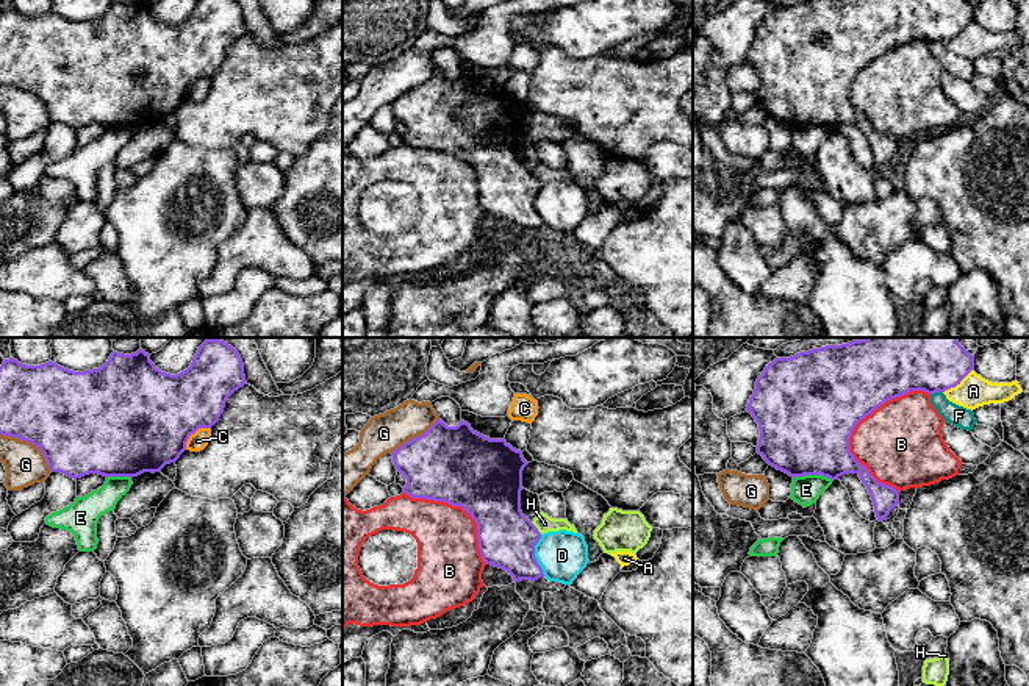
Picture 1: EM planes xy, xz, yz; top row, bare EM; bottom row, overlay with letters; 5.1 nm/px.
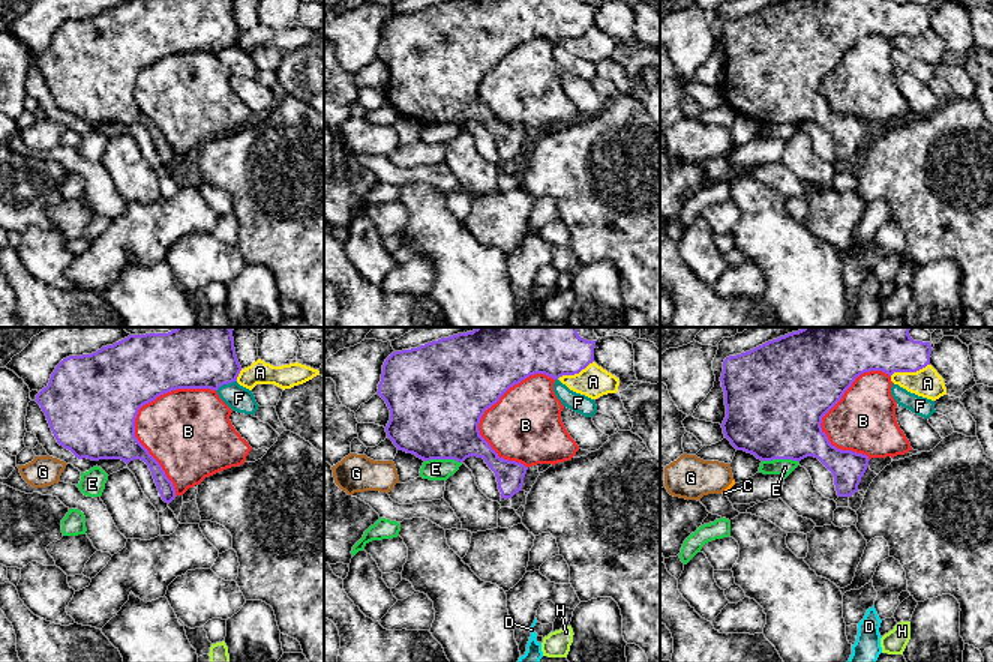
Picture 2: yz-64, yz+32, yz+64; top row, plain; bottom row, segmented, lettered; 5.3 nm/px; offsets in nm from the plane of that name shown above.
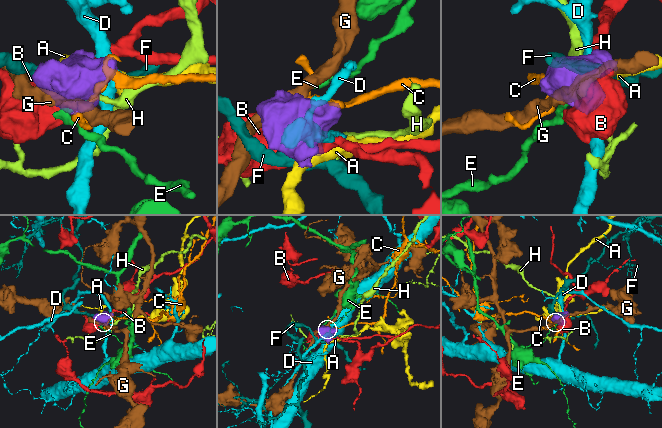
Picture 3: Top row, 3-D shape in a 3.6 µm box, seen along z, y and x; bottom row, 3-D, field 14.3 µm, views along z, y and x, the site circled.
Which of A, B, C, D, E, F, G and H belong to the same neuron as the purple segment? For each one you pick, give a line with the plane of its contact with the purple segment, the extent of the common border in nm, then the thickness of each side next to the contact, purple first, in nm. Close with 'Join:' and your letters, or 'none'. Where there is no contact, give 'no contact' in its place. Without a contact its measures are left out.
Join: none

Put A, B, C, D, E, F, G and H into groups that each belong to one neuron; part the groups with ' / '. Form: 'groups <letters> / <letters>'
groups A / B / C / D / E / F / G / H

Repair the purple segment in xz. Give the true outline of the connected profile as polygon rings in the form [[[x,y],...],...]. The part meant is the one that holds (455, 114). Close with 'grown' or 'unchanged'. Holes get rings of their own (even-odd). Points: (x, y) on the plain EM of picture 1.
[[[438,69],[424,84],[391,105],[397,122],[407,128],[407,145],[461,156],[475,170],[479,198],[486,214],[507,220],[514,233],[544,227],[535,208],[541,183],[521,161],[522,120],[529,114],[521,100],[505,89],[489,89],[474,81],[464,70],[447,77]]]; unchanged

